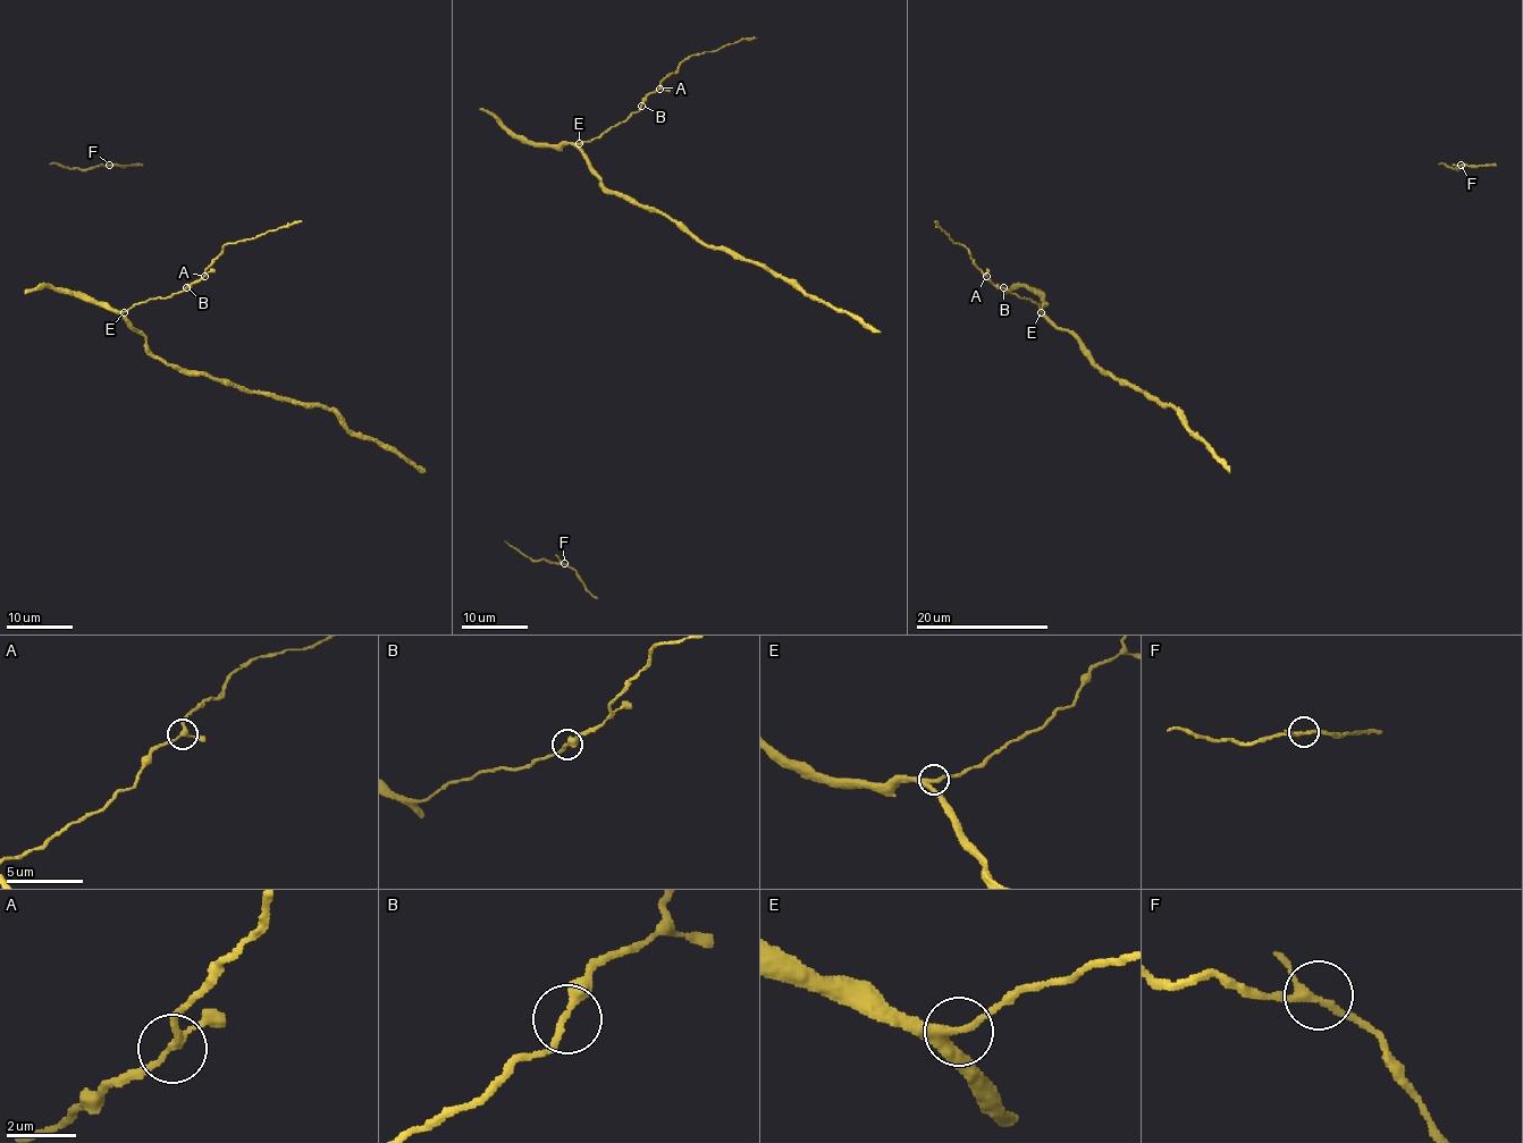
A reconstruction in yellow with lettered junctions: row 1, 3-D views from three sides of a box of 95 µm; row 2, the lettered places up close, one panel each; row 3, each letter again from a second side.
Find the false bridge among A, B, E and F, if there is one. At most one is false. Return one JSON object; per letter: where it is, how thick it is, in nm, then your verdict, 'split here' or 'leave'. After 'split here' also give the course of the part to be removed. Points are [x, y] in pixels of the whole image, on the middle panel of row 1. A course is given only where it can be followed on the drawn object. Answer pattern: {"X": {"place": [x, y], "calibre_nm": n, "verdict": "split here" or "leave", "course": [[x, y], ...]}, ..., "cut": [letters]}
{"A": {"place": [659, 89], "calibre_nm": 180, "verdict": "leave"}, "B": {"place": [641, 106], "calibre_nm": 200, "verdict": "leave"}, "E": {"place": [579, 143], "calibre_nm": 300, "verdict": "leave"}, "F": {"place": [564, 563], "calibre_nm": 200, "verdict": "leave"}, "cut": []}

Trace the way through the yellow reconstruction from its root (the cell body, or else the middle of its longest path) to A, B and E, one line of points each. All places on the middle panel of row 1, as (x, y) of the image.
A: (604, 193), (602, 179), (577, 146), (625, 122), (650, 93), (659, 89)
B: (604, 193), (602, 179), (577, 146), (625, 122), (641, 106)
E: (604, 193), (602, 179), (579, 143)

